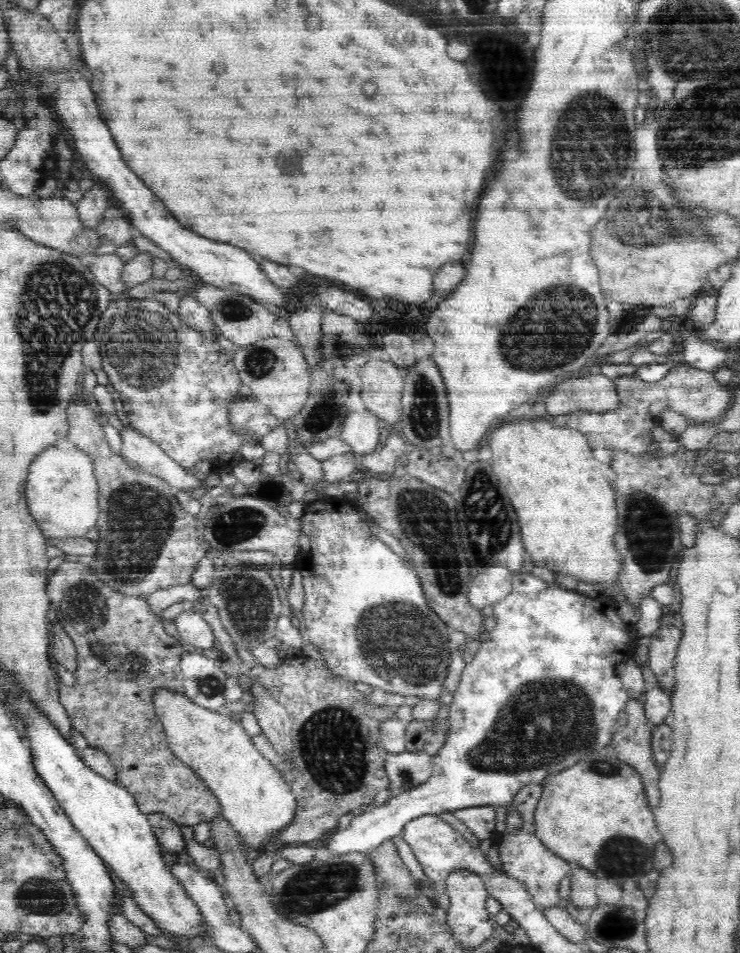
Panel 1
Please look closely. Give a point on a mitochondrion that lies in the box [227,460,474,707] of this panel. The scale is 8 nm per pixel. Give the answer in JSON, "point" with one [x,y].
{"point":[402,644]}

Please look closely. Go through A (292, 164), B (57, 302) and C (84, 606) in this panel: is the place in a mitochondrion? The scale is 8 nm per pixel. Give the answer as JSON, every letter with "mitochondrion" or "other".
{"A":"mitochondrion","B":"mitochondrion","C":"mitochondrion"}

